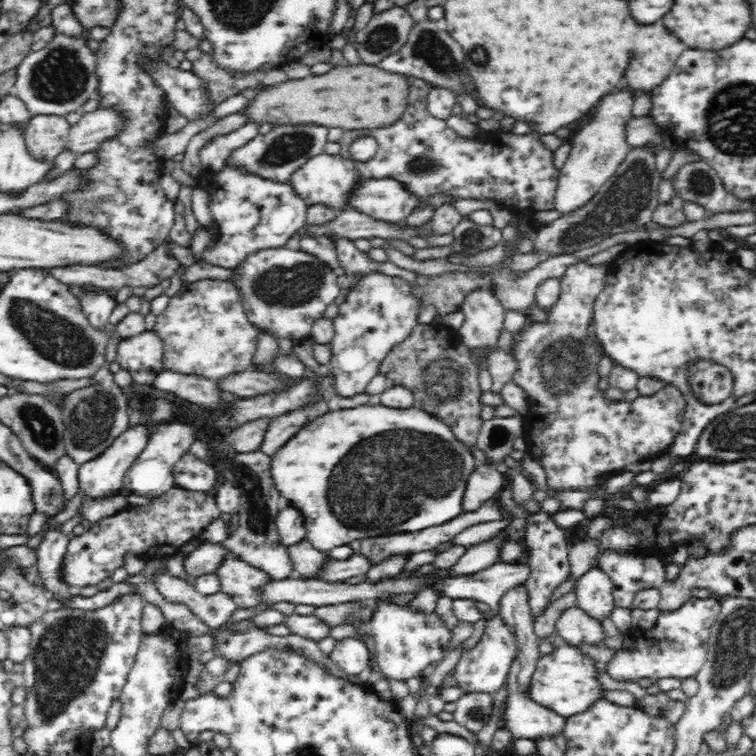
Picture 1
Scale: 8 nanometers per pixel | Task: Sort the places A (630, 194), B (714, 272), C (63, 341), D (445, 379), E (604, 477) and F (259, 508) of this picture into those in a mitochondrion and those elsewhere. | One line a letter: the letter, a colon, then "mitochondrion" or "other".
A: mitochondrion
B: other
C: mitochondrion
D: mitochondrion
E: other
F: mitochondrion

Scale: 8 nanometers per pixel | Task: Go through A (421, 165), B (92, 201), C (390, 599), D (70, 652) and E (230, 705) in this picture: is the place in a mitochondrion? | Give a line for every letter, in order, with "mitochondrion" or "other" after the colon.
A: mitochondrion
B: mitochondrion
C: other
D: mitochondrion
E: other

